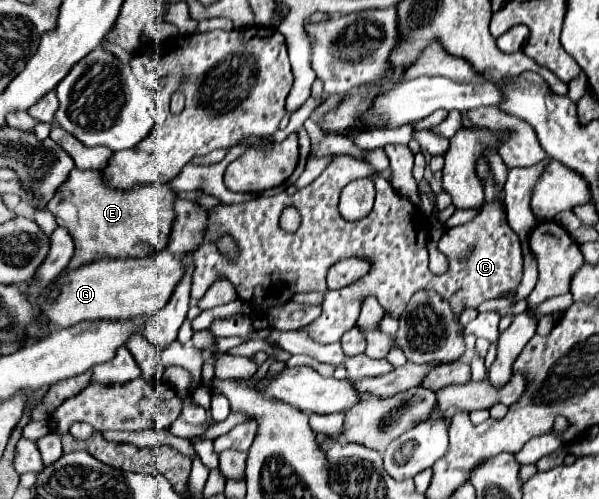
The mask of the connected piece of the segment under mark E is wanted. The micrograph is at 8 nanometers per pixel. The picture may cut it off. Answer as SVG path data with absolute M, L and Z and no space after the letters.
M73 168L45 208L53 212L57 224L65 226L77 242L75 258L67 266L67 270L71 270L101 256L143 258L153 254L155 248L163 250L175 218L173 200L175 194L165 184L137 186L135 190L111 190L111 186L103 182L99 170Z

